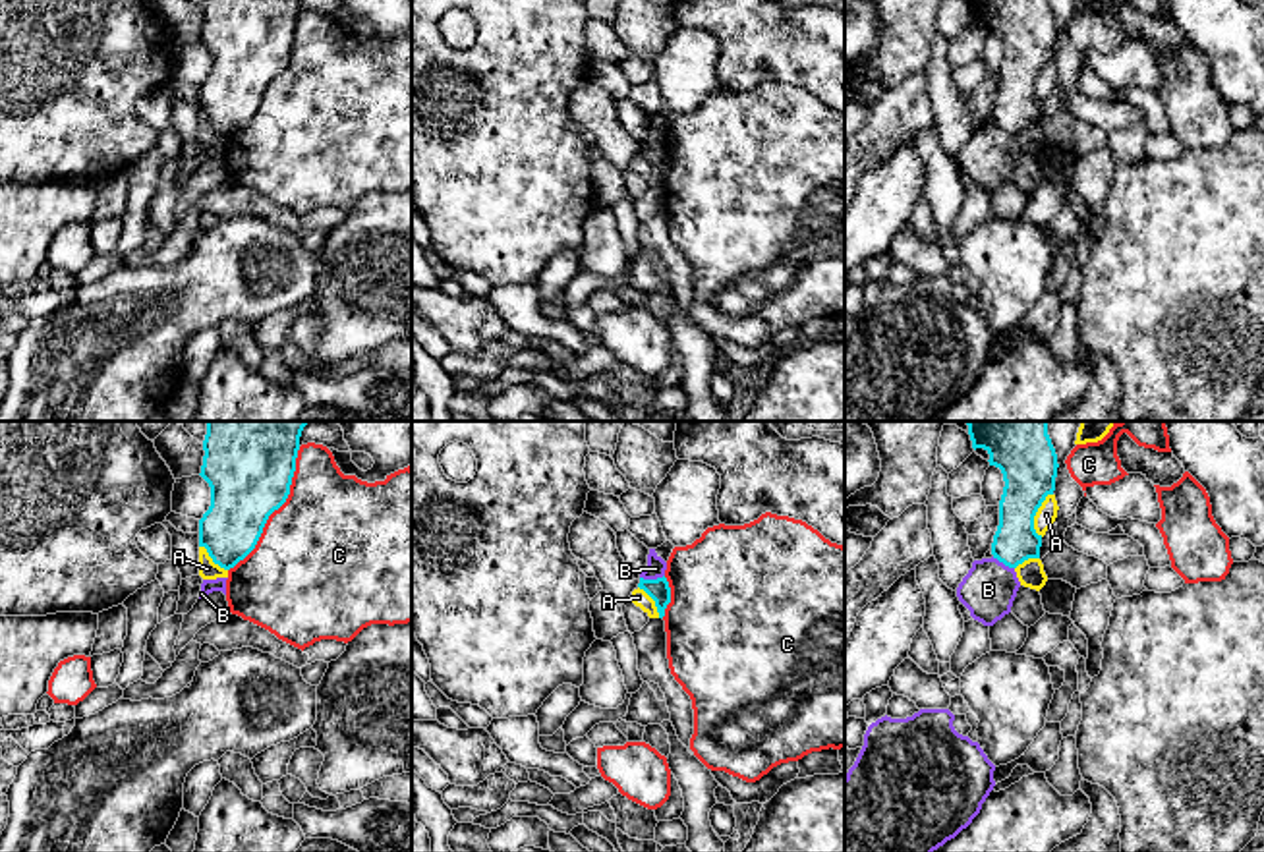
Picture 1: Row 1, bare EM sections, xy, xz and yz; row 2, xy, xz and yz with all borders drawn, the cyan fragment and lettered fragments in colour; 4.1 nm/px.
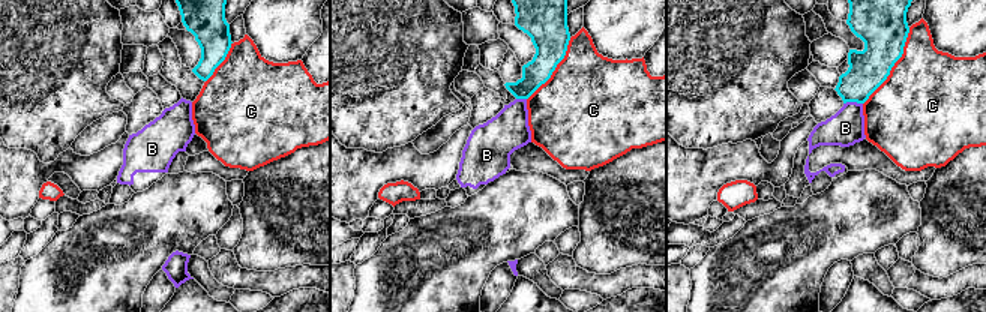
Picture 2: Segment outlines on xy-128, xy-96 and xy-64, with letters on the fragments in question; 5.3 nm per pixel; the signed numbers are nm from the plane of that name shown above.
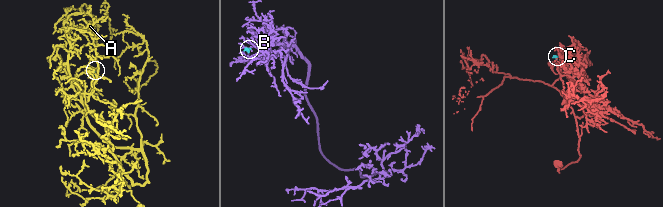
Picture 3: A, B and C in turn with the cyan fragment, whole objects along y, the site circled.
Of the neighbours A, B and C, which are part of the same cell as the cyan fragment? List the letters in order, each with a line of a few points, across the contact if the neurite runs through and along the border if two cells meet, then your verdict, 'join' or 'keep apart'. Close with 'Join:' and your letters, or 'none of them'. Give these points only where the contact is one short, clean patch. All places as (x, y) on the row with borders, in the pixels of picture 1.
A: keep apart
B: xz (663, 574), (640, 578) | keep apart
C: keep apart
Join: none of them

